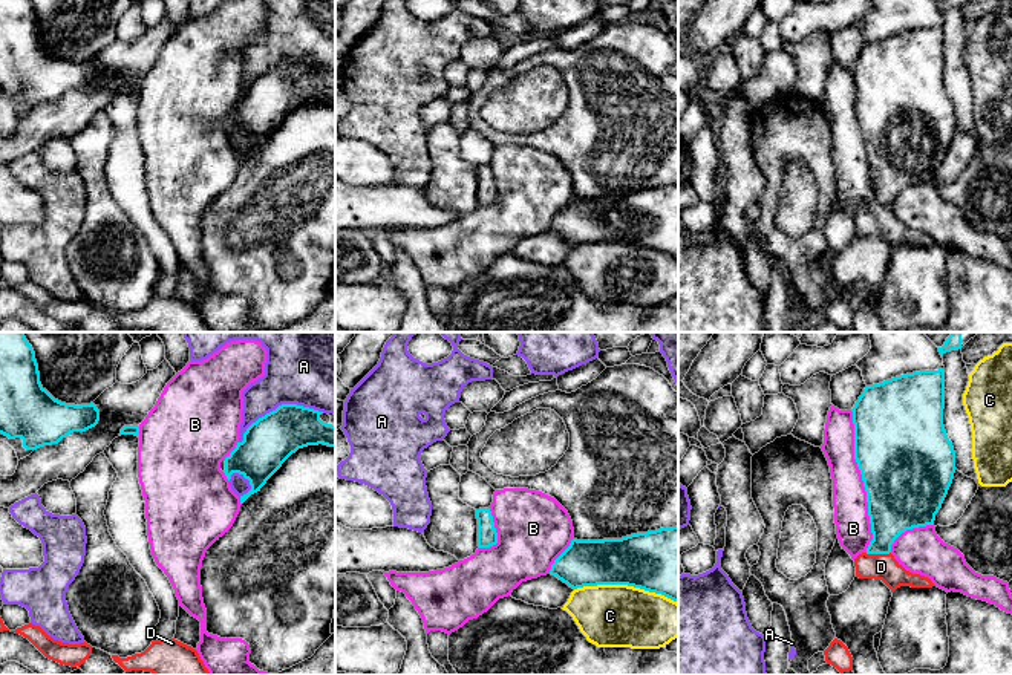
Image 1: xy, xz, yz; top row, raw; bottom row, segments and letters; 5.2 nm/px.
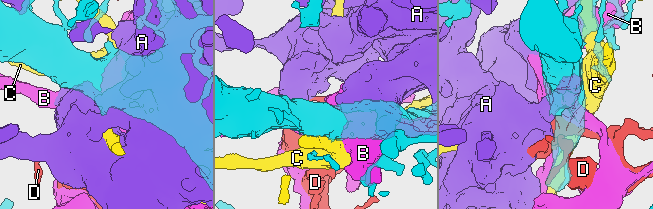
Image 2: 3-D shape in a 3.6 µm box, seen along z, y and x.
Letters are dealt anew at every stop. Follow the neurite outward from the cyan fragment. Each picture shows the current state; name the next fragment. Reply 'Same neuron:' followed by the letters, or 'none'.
Same neuron: D

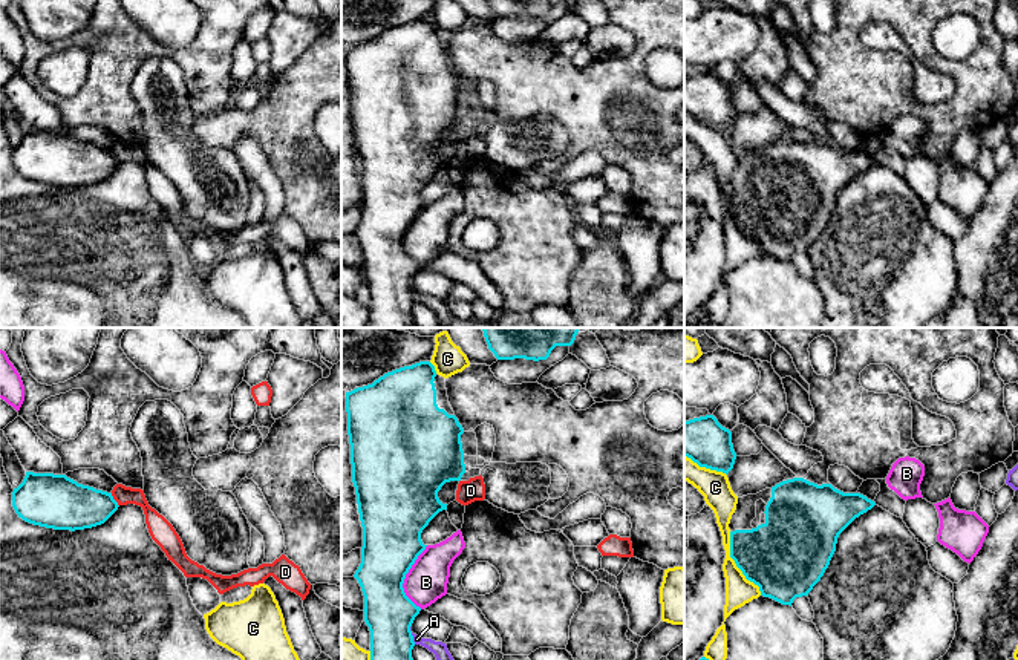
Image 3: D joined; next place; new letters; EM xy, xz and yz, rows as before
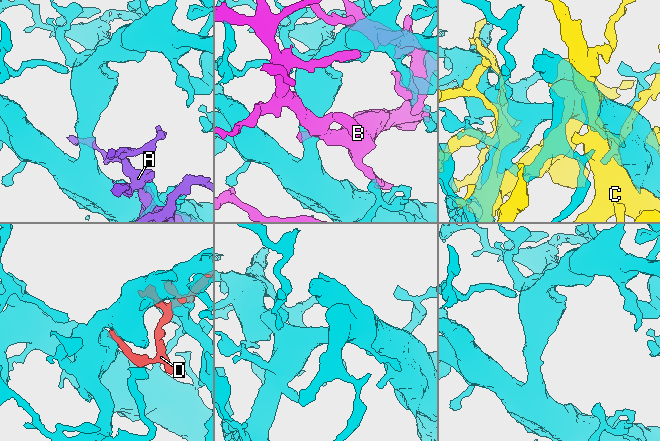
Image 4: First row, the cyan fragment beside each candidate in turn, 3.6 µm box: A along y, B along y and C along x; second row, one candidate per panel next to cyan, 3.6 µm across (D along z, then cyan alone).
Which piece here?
Same neuron: none

